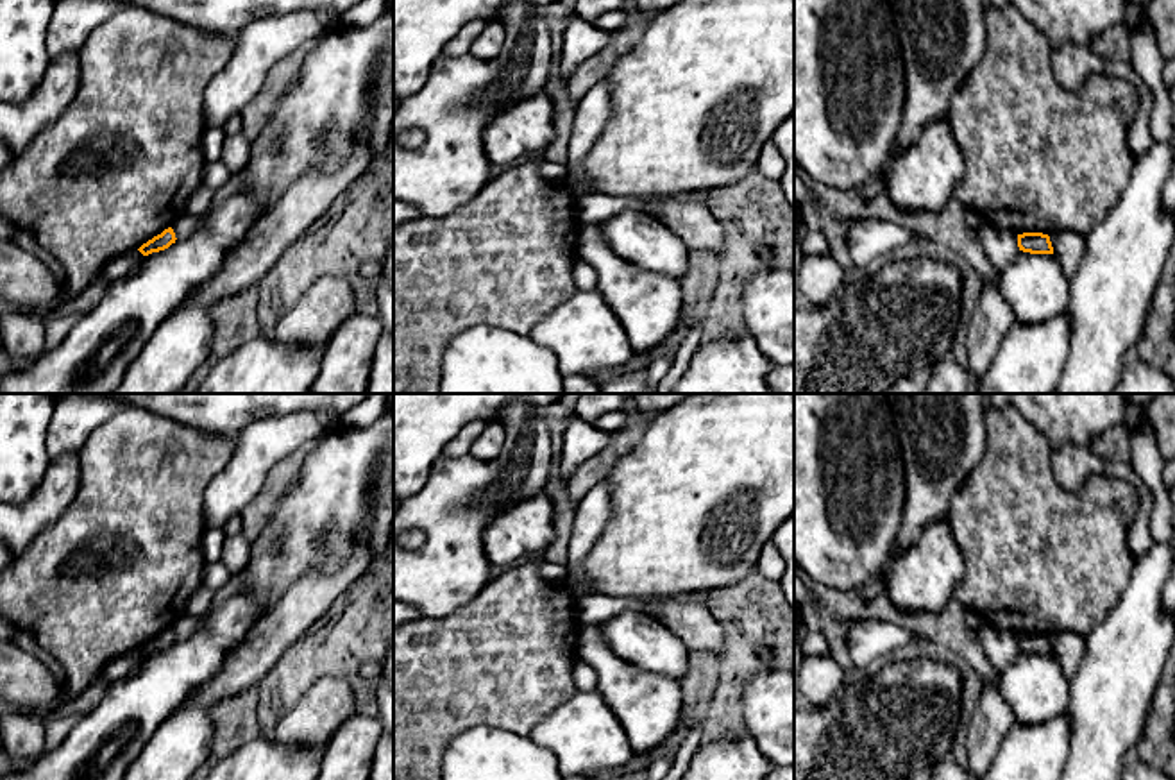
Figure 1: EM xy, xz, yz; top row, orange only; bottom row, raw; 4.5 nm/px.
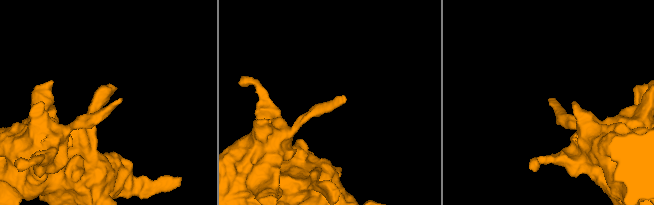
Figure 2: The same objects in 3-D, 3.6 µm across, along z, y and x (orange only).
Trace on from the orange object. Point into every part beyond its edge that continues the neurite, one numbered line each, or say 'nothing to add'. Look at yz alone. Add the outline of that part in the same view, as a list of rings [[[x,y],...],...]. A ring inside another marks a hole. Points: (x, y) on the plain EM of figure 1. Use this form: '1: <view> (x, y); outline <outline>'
nothing to add

